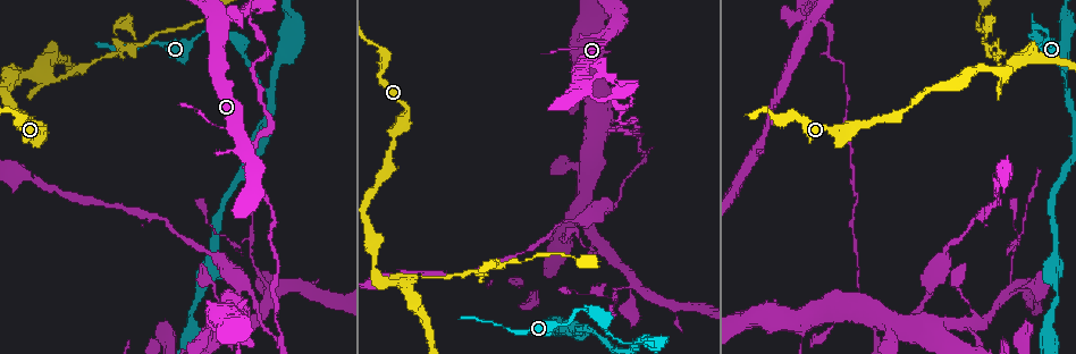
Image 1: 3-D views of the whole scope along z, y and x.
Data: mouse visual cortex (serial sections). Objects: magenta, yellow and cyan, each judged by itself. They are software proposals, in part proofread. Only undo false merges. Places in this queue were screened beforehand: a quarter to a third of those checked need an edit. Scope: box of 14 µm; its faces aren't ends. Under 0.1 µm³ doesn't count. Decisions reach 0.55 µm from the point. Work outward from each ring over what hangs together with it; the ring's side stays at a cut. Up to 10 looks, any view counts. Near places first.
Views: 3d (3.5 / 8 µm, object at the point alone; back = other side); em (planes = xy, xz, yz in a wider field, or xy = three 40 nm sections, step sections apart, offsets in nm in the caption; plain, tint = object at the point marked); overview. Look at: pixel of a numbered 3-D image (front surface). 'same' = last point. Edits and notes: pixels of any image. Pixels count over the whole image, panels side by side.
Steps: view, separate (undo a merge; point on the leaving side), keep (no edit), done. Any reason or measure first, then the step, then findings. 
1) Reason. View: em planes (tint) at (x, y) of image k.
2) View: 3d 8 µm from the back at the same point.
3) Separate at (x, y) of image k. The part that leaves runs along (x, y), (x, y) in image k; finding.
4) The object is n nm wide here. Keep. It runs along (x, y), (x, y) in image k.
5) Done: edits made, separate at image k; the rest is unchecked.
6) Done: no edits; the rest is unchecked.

Thick turns thin. View: 3d 8 µm at (1035, 33) of image 1.

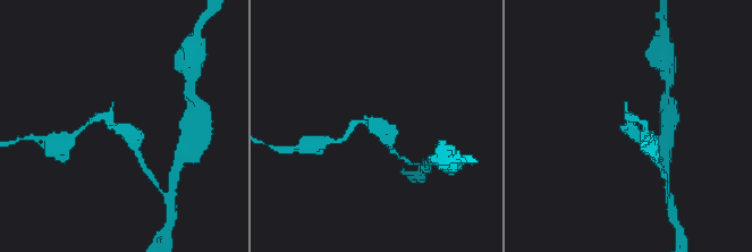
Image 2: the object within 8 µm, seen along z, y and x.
Need the tissue. View: em xy step 2 (tint) at (115, 128) of image 2.

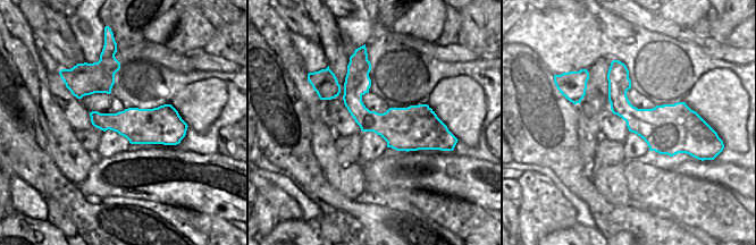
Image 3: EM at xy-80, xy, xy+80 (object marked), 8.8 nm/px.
Keep. It runs along (93, 119), (110, 117), (134, 145) in image 2; all the same cell.

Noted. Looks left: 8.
View: 3d 3.5 µm at (38, 73) of image 1.

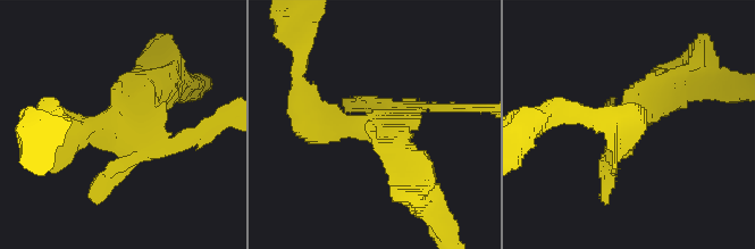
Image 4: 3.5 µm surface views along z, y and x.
View: em xy step 5 (tint) at (122, 126) of image 4.

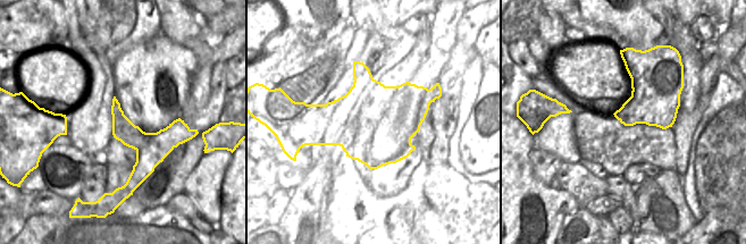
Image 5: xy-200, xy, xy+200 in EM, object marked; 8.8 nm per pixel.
View: em xy step 2 (tint) at the same point.

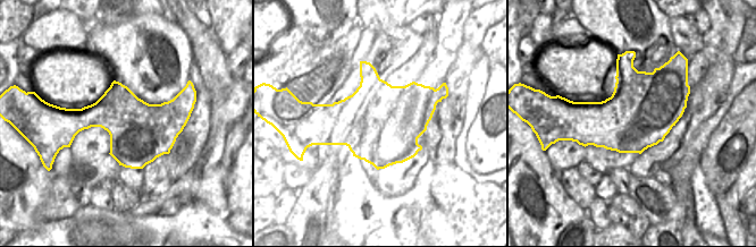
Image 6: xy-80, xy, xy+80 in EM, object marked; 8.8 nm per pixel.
Separate at (209, 126) of image 4. A second cell is stuck on.

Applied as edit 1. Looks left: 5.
Redraw. View: overview.

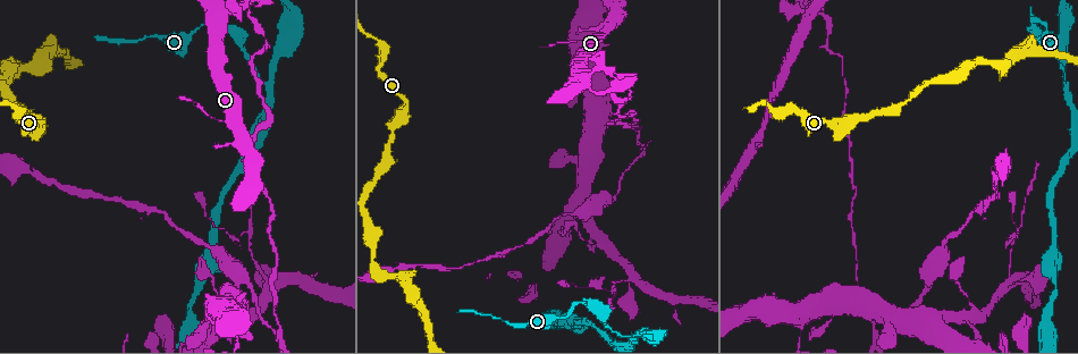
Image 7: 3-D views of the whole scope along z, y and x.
Sharp bend. View: 3d 8 µm at (20, 110) of image 7.

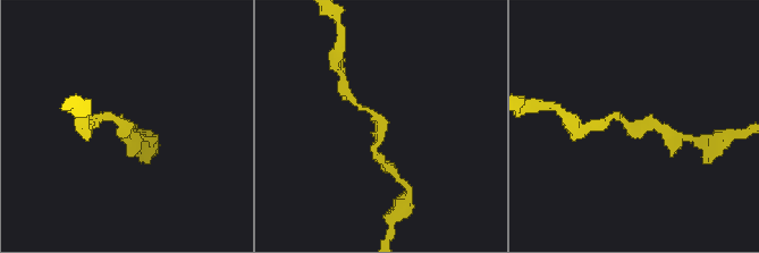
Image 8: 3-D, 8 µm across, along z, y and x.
View: em xy step 2 (tint) at (383, 122) of image 8.

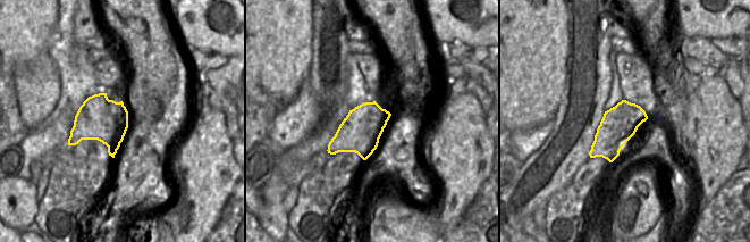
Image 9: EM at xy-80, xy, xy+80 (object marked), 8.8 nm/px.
The arms are 200, 250 nm wide. Keep. It runs along (377, 152), (381, 120), (355, 103) in image 8; all the same cell.

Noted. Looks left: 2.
Two arms in line, one across. View: 3d 3.5 µm at (630, 336) of image 7.

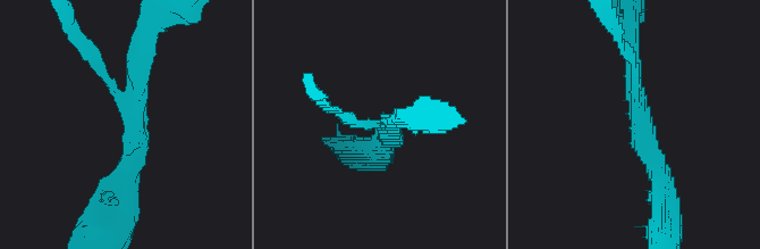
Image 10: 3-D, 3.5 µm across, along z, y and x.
3 arms meet here; the arms are 150, 250, 250 nm wide; now the EM. View: em xy step 2 (tint) at (636, 104) of image 10.

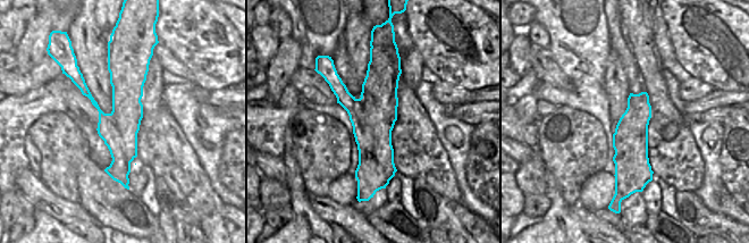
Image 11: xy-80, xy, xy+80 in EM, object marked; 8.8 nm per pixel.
Keep. It runs along (383, 60), (373, 165), (364, 178) in image 11; continuous, no second cell.

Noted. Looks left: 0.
Done: edits made, separate at image 4; the rest is unchecked.

